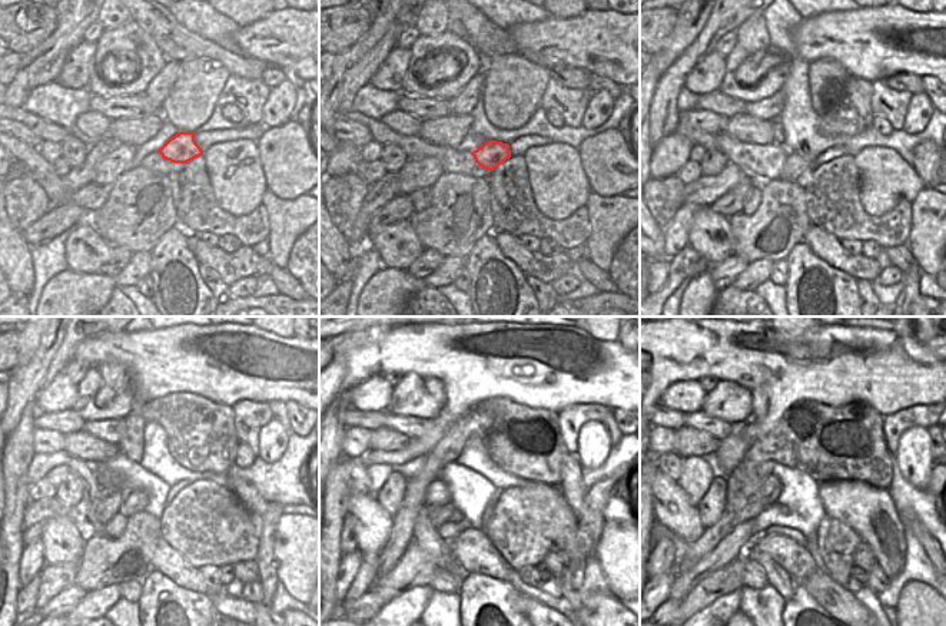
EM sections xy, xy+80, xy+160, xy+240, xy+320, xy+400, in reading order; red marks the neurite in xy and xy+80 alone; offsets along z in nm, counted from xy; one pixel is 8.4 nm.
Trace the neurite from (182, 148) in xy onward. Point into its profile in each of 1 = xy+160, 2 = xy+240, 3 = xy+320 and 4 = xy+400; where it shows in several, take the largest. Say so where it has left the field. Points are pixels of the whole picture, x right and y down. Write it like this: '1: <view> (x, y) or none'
1: xy+160 (795, 164)
2: xy+240 (136, 500)
3: xy+320 (438, 516)
4: xy+400 (730, 547)

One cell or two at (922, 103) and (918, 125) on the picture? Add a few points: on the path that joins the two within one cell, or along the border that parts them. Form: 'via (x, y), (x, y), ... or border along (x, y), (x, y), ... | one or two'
via (920, 109), (918, 119) | one

